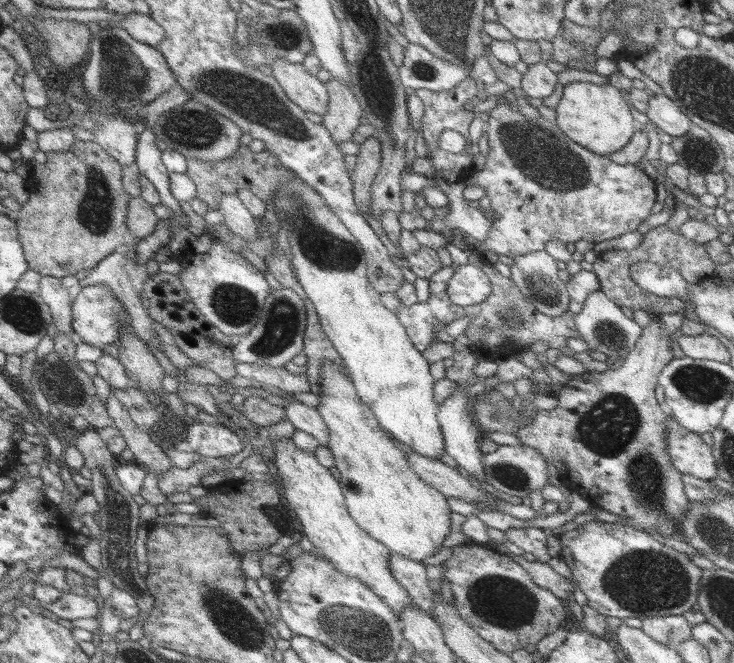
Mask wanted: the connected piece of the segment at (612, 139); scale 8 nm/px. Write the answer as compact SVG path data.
M572 82L564 88L556 106L556 127L568 139L599 155L620 150L636 132L632 110L618 88L610 83Z

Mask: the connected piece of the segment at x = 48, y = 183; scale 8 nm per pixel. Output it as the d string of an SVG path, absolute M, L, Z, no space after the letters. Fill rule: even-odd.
M78 141L70 150L47 153L45 163L36 164L33 177L28 178L32 199L16 217L29 259L29 267L43 276L66 278L80 270L94 269L126 244L129 229L129 206L133 200L126 191L125 166L100 143Z

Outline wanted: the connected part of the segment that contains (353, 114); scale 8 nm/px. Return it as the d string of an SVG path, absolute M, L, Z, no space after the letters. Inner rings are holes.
M331 78L329 86L329 109L322 116L321 124L329 130L330 136L339 143L353 139L354 132L364 117L362 106L353 93L351 86Z

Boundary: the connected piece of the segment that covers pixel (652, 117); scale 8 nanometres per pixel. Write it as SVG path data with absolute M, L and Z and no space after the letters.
M665 95L649 98L646 115L649 123L673 138L684 136L693 126L693 123L680 112L680 108Z

